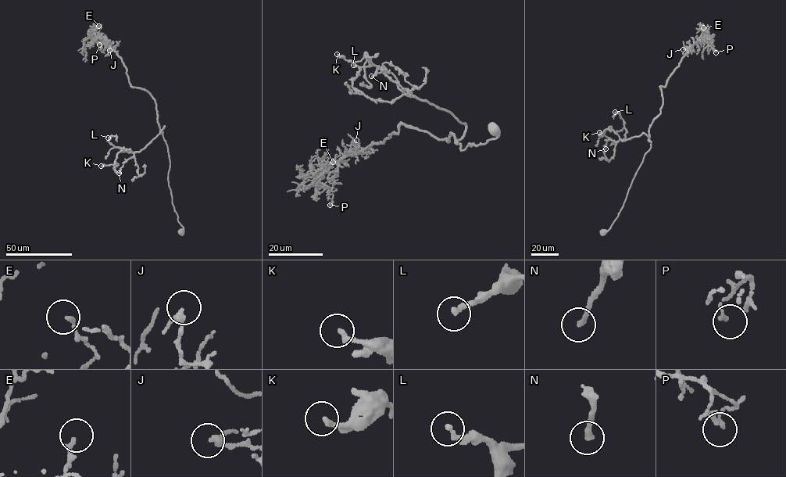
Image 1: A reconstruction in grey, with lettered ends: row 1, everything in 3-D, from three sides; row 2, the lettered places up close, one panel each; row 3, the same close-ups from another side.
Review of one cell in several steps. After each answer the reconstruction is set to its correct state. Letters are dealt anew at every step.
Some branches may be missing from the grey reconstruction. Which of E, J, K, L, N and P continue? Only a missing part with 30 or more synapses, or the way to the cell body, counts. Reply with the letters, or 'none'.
N

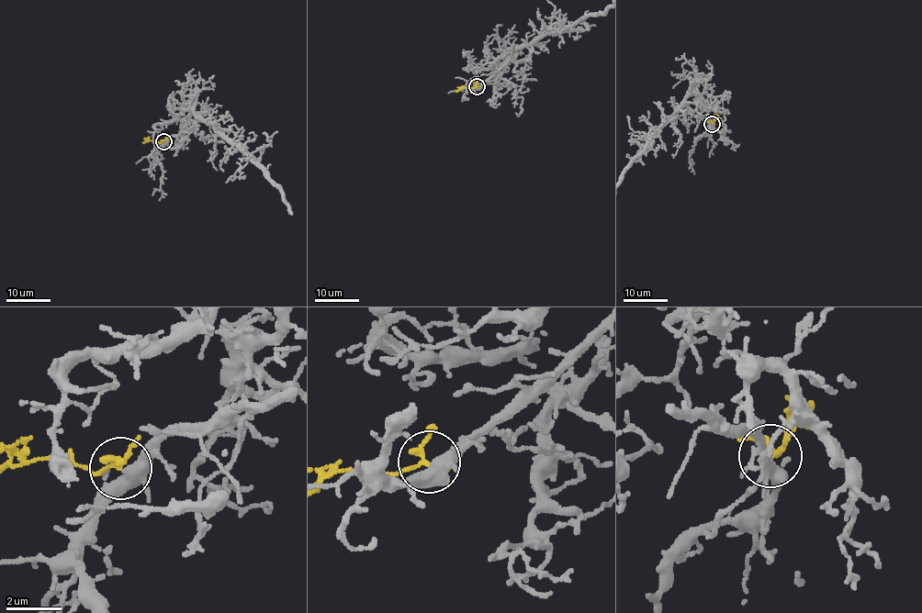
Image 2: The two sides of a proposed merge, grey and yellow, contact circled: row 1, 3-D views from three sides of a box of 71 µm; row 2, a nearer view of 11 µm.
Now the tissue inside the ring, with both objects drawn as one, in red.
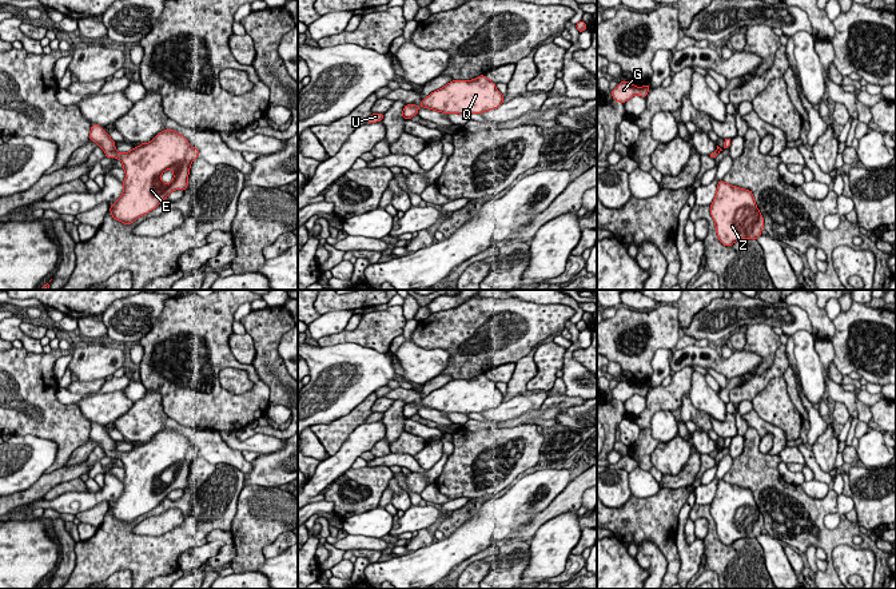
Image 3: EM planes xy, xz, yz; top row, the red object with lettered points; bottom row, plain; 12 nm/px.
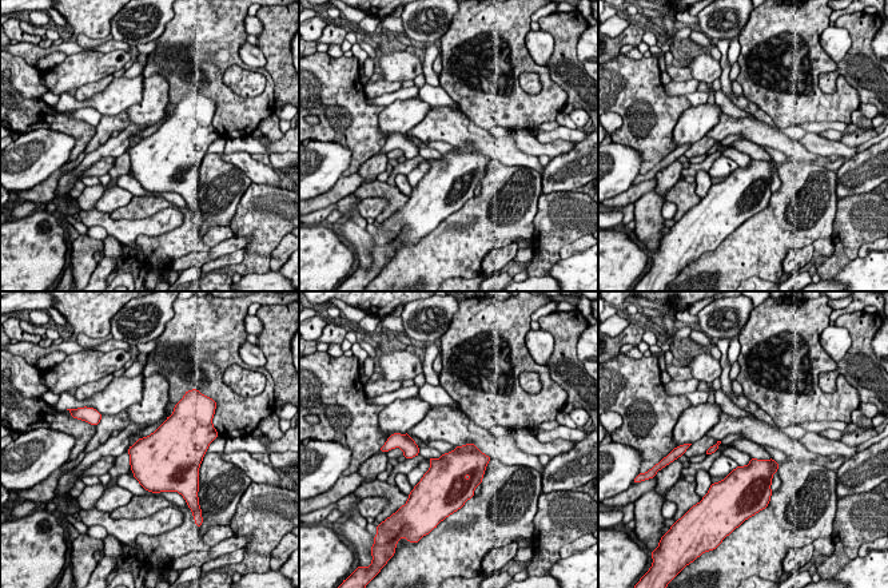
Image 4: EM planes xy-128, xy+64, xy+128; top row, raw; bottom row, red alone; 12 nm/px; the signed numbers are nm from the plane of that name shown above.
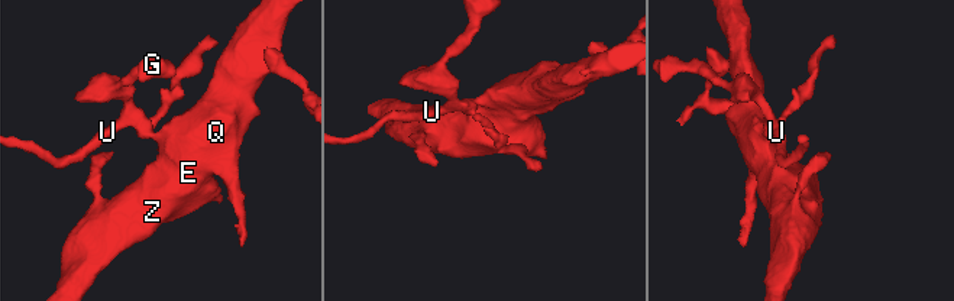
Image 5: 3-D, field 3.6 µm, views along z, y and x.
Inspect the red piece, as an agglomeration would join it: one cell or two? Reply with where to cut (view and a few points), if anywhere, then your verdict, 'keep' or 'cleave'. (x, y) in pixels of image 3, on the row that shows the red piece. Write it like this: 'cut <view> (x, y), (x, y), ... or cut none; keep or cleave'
cut none; keep

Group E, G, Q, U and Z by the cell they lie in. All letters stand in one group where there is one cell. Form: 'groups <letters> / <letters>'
groups E G Q U Z

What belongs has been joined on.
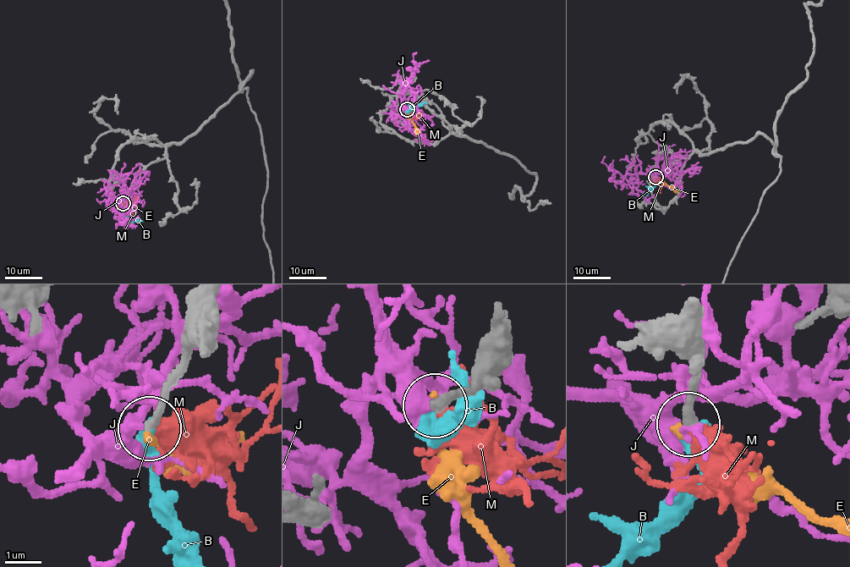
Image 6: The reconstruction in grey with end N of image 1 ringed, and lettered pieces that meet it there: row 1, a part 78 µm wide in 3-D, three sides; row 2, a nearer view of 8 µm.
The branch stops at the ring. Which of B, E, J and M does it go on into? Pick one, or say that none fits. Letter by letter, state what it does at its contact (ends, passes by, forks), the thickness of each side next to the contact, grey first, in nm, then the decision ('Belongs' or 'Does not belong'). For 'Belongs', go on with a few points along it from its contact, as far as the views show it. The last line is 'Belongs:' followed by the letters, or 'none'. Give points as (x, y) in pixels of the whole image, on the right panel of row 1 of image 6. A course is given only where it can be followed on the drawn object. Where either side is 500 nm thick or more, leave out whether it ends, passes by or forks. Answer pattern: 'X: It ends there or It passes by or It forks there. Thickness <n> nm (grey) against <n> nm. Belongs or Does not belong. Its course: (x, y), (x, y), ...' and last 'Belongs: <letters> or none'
B: It ends there. Thickness 240 nm (grey) against 440 nm. Belongs
E: It ends there. Thickness 200 nm (grey) against 300 nm. Does not belong
J: It forks there. Thickness 320 nm (grey) against 280 nm. Does not belong
M: It passes by. Thickness 240 nm (grey) against 420 nm. Does not belong
Belongs: B

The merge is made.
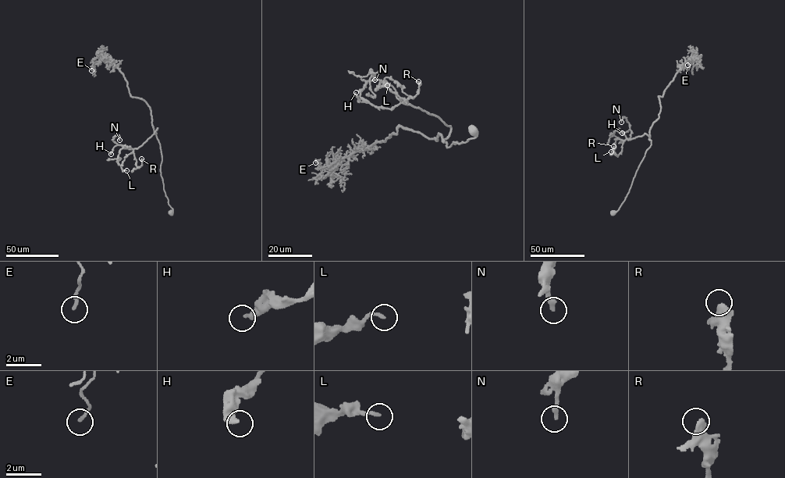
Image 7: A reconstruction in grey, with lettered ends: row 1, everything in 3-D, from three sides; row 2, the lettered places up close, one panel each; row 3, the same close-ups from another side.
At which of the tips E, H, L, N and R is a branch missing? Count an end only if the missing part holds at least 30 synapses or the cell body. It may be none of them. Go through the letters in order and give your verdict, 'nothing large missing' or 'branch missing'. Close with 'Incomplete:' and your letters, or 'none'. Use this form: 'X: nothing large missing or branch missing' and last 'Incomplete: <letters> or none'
E: nothing large missing
H: nothing large missing
L: nothing large missing
N: nothing large missing
R: nothing large missing
Incomplete: none

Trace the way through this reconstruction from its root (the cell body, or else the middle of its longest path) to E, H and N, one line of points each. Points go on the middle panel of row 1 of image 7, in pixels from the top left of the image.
E: (473, 130), (476, 136), (447, 148), (439, 133), (436, 140), (399, 126), (330, 167), (315, 162)
H: (473, 130), (476, 136), (446, 147), (451, 127), (441, 119), (407, 103), (375, 107), (356, 92)
N: (473, 130), (446, 147), (451, 127), (441, 119), (362, 99), (374, 80)

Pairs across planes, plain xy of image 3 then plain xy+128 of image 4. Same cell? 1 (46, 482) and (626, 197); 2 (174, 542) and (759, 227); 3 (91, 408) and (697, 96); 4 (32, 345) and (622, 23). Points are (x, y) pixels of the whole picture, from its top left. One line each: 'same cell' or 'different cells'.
1: same cell
2: same cell
3: different cells
4: same cell

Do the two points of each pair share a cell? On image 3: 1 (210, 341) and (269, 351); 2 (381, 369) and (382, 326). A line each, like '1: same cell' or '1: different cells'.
1: different cells
2: different cells

